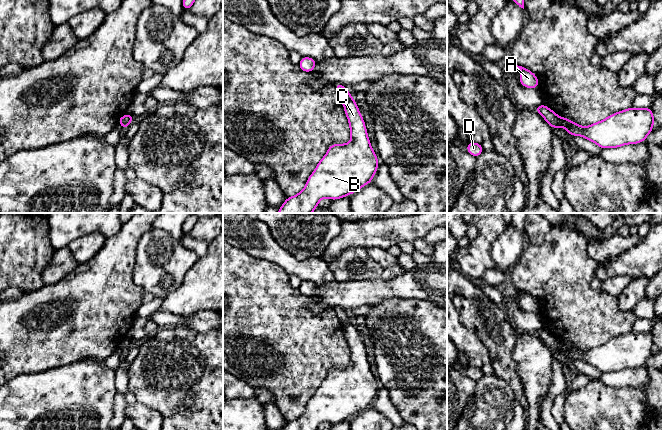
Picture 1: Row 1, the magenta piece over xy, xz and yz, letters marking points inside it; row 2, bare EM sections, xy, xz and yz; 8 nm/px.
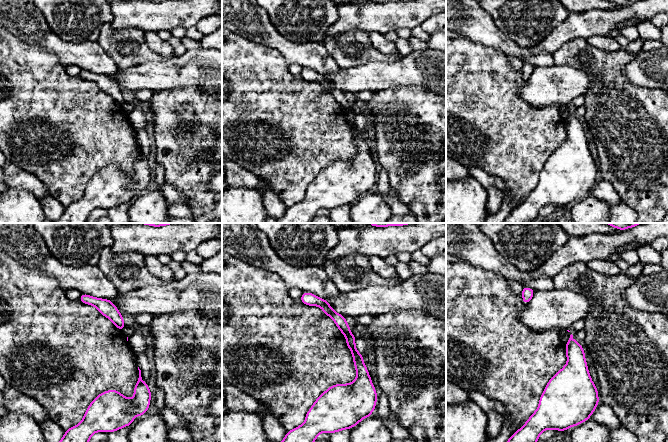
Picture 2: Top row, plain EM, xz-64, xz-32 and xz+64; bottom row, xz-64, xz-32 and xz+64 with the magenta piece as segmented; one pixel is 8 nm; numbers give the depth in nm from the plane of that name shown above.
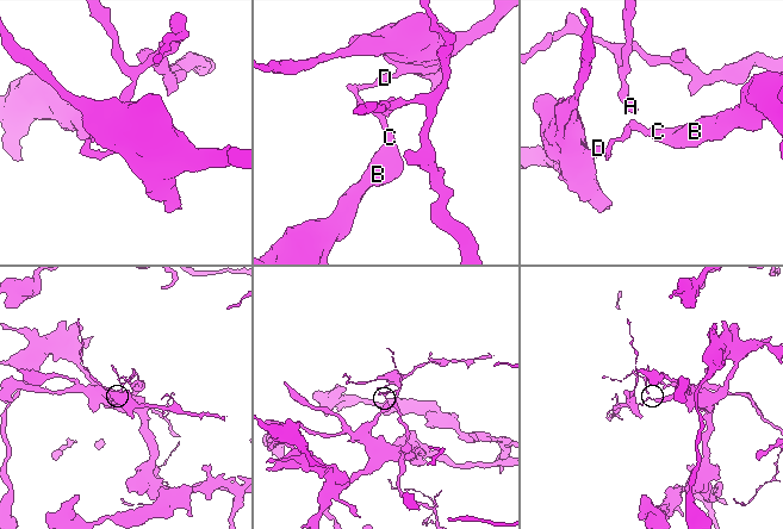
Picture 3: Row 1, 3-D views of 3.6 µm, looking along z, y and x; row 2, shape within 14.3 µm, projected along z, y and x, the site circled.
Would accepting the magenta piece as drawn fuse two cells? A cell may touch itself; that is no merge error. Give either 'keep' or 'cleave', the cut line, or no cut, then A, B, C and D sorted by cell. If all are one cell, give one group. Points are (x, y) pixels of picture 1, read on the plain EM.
cleave; cut xz (351, 322), (342, 327); groups A B C / D

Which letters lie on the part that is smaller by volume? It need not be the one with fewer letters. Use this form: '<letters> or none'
D

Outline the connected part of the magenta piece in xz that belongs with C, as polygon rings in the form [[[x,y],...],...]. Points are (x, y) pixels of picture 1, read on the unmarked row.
[[[353,323],[342,328],[352,364],[347,368],[330,369],[307,403],[305,412],[297,419],[287,421],[282,430],[318,430],[322,422],[336,424],[346,421],[373,403],[379,388],[363,341]]]

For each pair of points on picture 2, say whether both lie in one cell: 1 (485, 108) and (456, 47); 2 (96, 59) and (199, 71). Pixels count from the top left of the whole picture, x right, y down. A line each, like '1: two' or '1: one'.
1: one
2: two

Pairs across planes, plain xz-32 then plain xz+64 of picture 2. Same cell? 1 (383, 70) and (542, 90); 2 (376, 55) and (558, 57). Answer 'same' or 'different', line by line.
1: same
2: same

